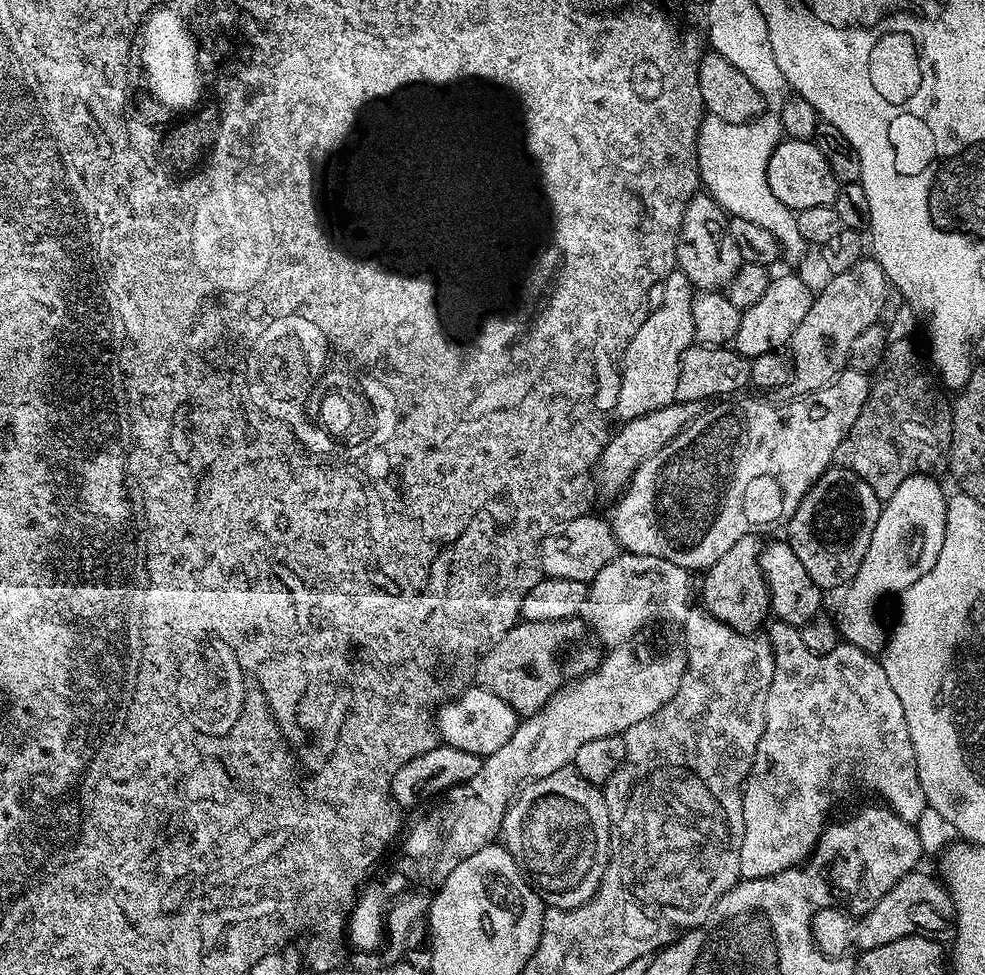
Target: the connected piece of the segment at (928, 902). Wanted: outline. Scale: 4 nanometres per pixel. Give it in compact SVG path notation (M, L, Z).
M923 870L906 874L906 878L899 880L876 905L859 918L853 918L839 907L824 908L812 920L812 939L817 949L825 957L840 958L843 952L851 948L869 952L878 946L886 946L886 942L907 936L928 936L931 940L947 941L956 926L954 902L943 883L935 875L932 876L927 876Z

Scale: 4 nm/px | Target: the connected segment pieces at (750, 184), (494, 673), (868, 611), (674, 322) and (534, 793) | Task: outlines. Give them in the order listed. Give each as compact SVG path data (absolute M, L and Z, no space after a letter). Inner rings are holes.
M761 114L755 120L744 124L731 124L709 115L701 120L696 133L696 164L700 167L699 183L706 187L711 196L729 217L737 216L766 226L774 238L780 240L785 257L796 260L806 251L801 232L798 231L796 213L792 212L770 190L766 182L766 170L770 154L774 154L782 139L782 129L775 115Z
M583 619L558 622L524 620L479 657L474 669L479 687L490 690L521 717L532 716L560 688L600 667L602 645Z
M911 476L894 490L890 499L883 501L878 518L878 526L874 526L874 538L870 538L870 550L866 550L866 558L858 570L858 574L846 586L843 593L844 601L834 615L834 623L843 639L847 643L858 646L858 650L880 654L884 651L886 643L886 628L876 624L876 607L887 596L899 597L918 578L922 578L938 562L938 554L942 550L942 542L946 534L946 510L948 509L948 496L940 489L939 479L931 476Z
M678 270L665 275L658 288L660 305L653 307L650 314L642 322L640 332L630 338L622 353L620 366L620 389L614 409L621 421L633 420L642 414L650 414L650 410L658 410L662 406L676 400L678 390L678 370L685 345L695 341L694 313L691 312L692 293L694 289L690 278ZM660 328L664 328L664 340L660 340Z
M569 766L550 774L541 780L533 780L531 784L524 785L520 789L515 800L508 805L508 811L504 814L504 826L502 829L502 843L514 858L514 862L520 867L524 874L524 879L532 885L532 889L539 894L548 908L577 908L585 904L600 885L602 874L608 865L608 849L612 847L612 835L610 834L610 814L606 810L604 793L595 784L591 784L586 778L582 778L576 773L575 767Z

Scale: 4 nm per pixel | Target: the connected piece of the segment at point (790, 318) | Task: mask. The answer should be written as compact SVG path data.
M780 276L769 279L766 286L766 292L762 294L762 298L758 298L758 302L754 302L749 308L743 309L740 313L740 321L738 322L738 334L734 341L734 347L737 352L749 358L758 354L766 354L783 349L785 345L791 341L794 330L798 330L798 326L802 323L802 318L806 318L806 314L810 311L810 306L814 299L813 289L808 289L808 284L800 276Z

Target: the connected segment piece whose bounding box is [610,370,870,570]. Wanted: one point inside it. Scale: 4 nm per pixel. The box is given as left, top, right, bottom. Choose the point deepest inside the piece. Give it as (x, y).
(740, 468)

